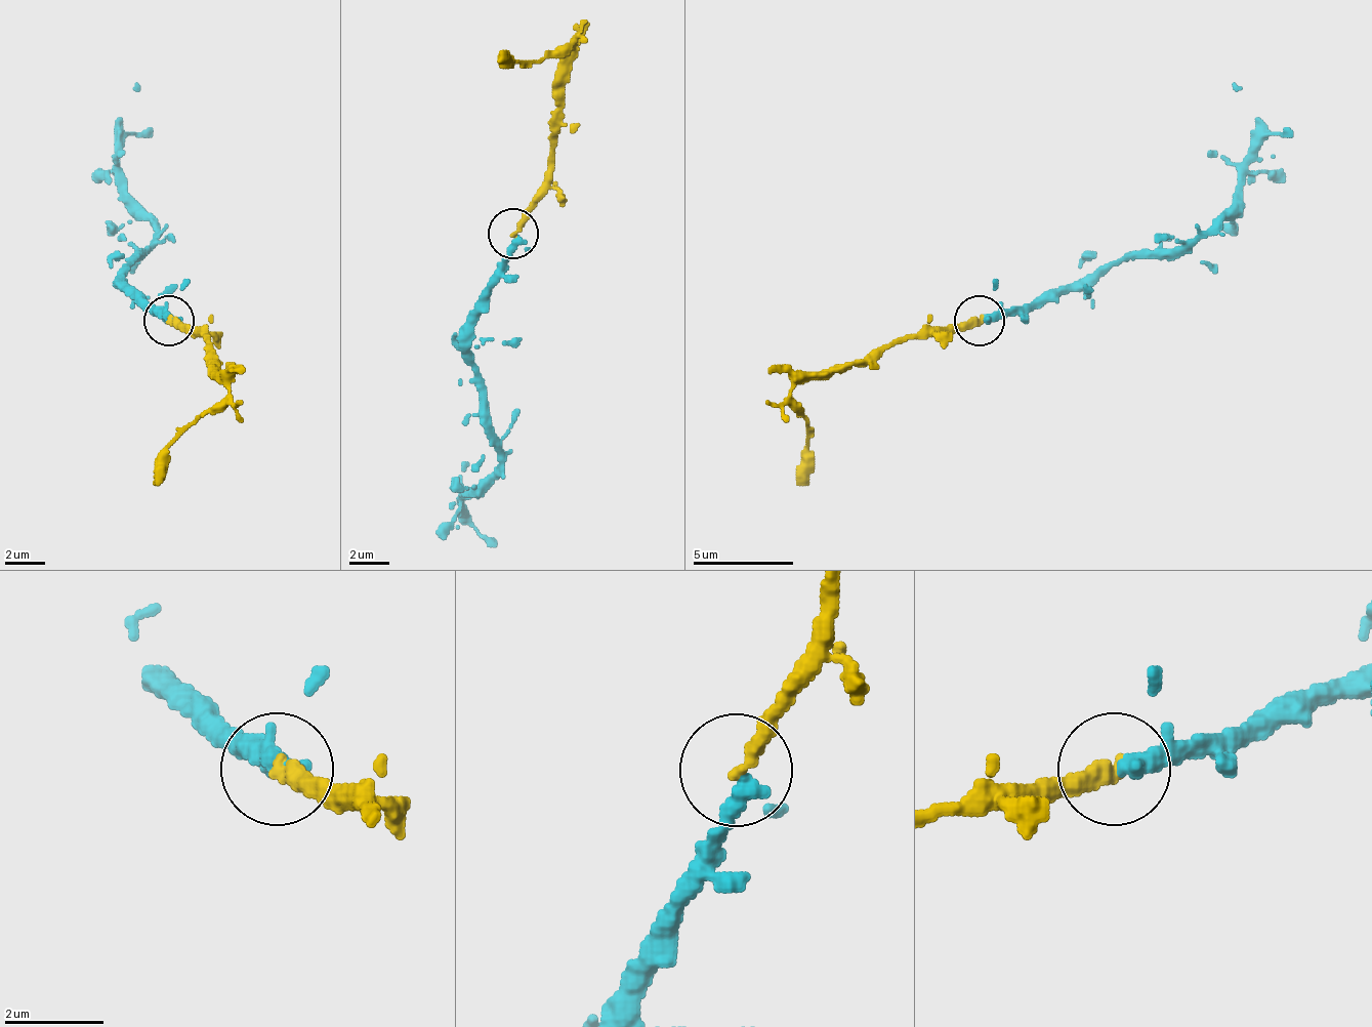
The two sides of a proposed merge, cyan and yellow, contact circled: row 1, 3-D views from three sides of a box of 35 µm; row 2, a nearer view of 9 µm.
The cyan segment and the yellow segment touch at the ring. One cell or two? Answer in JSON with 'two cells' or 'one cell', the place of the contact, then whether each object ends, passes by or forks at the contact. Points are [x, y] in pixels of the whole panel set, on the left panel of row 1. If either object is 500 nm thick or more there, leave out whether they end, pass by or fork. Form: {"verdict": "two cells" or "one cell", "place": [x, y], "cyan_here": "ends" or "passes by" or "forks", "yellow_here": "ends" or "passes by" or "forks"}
{"verdict": "one cell", "place": [169, 320], "cyan_here": "ends", "yellow_here": "ends"}

